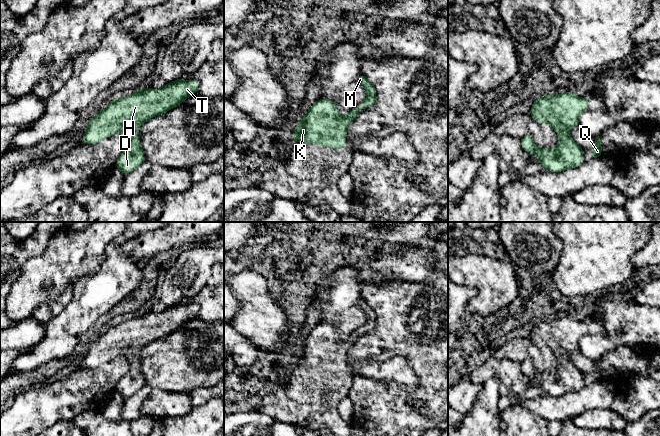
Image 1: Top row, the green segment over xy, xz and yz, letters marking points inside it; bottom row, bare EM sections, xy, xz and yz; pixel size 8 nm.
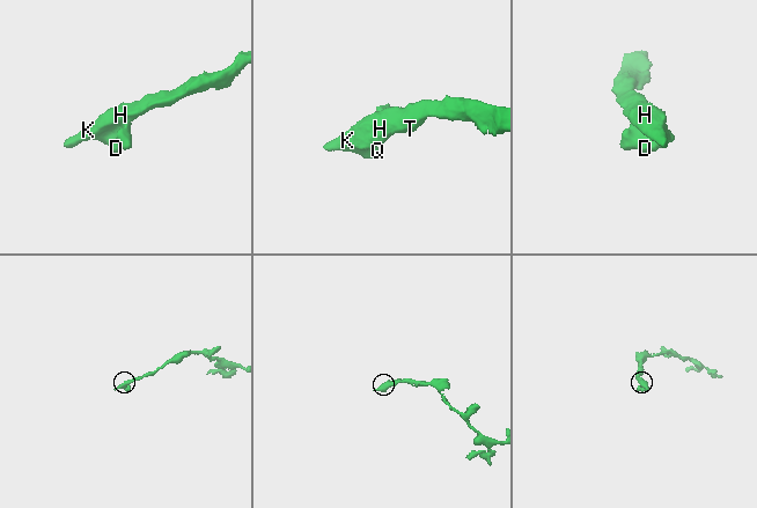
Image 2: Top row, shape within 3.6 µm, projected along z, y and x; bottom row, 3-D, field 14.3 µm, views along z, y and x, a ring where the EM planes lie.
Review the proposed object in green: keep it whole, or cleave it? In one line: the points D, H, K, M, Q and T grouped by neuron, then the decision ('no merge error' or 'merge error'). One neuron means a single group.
D H K M Q T; no merge error

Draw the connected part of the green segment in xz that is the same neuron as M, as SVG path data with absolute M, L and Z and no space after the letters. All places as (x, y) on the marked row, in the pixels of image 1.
M363 74L358 76L357 81L363 85L367 94L359 107L341 117L335 102L329 99L317 100L303 115L302 122L295 126L290 136L292 142L304 141L322 147L345 149L345 142L348 141L345 134L351 122L362 108L371 107L376 102L376 90L372 83Z

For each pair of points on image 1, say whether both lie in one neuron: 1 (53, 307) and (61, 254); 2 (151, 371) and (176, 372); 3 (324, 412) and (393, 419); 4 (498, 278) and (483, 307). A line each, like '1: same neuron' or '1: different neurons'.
1: different neurons
2: same neuron
3: different neurons
4: same neuron

